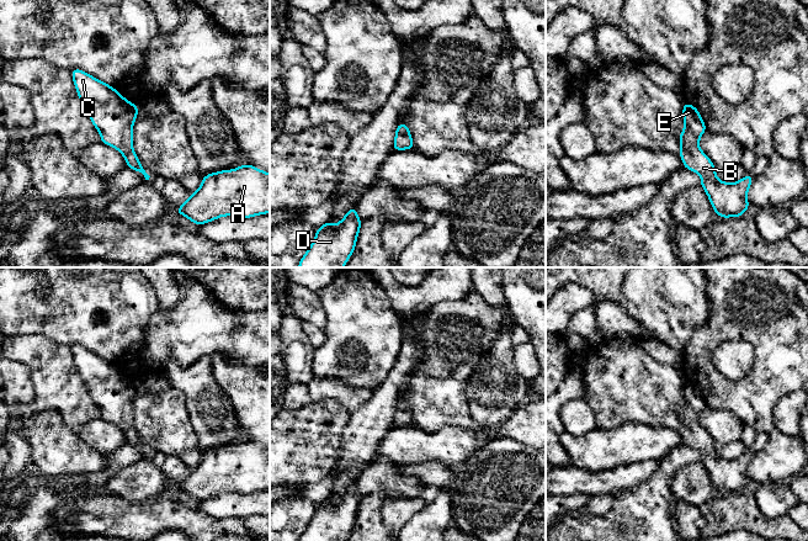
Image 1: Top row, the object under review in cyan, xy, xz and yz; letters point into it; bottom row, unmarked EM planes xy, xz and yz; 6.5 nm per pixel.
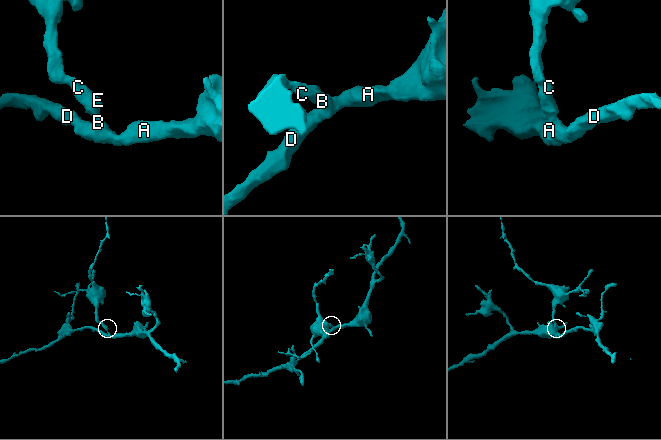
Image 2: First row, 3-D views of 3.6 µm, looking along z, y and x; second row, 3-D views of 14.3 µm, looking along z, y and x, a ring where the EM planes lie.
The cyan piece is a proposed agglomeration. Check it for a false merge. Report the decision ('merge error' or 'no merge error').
no merge error

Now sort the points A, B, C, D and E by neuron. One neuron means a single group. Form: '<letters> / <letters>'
A B C D E

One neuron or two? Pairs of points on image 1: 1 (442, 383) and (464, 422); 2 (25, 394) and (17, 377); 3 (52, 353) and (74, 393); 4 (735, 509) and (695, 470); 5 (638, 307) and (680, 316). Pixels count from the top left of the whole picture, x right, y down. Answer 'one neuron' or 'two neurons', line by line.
1: one neuron
2: one neuron
3: one neuron
4: two neurons
5: one neuron

